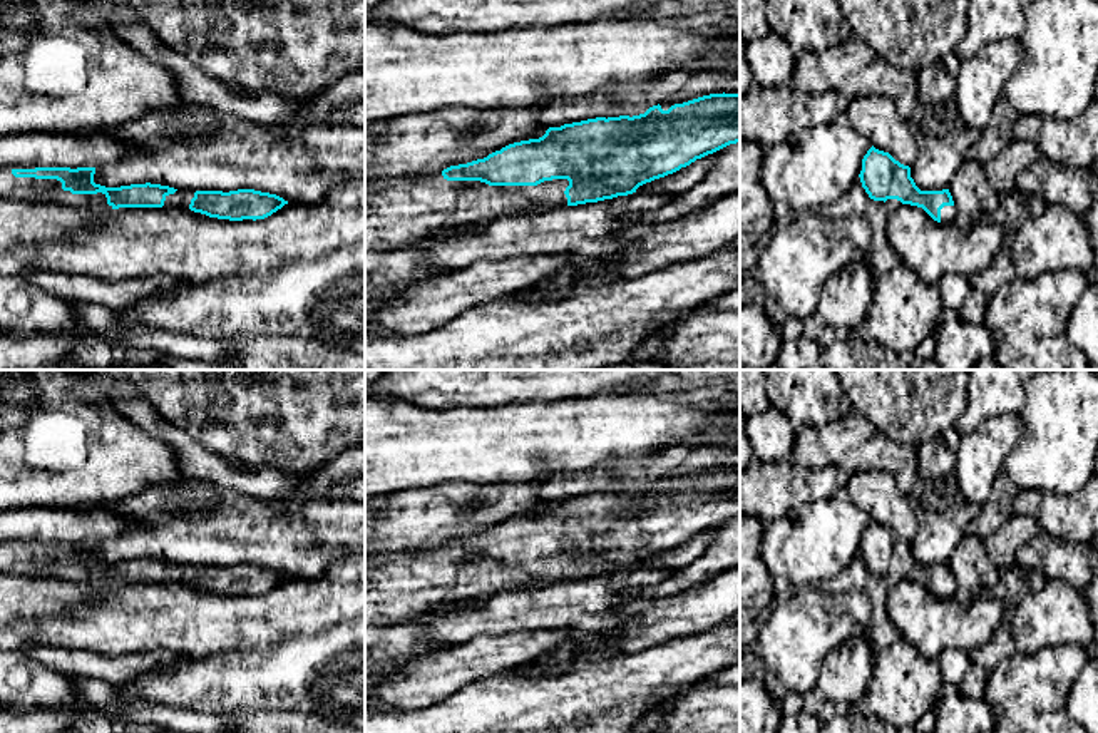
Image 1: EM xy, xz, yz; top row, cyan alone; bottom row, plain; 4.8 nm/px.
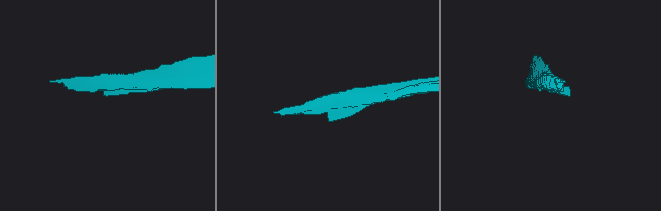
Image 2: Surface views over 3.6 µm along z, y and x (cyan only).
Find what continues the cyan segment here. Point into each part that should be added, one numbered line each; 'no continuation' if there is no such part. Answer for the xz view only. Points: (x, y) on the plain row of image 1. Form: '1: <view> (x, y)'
1: xz (399, 588)

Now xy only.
1: xy (17, 563)

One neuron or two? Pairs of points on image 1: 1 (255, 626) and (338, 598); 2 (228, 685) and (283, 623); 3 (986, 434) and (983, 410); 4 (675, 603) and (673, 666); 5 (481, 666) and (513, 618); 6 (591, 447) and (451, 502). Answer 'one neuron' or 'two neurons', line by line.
1: one neuron
2: two neurons
3: two neurons
4: two neurons
5: two neurons
6: two neurons

